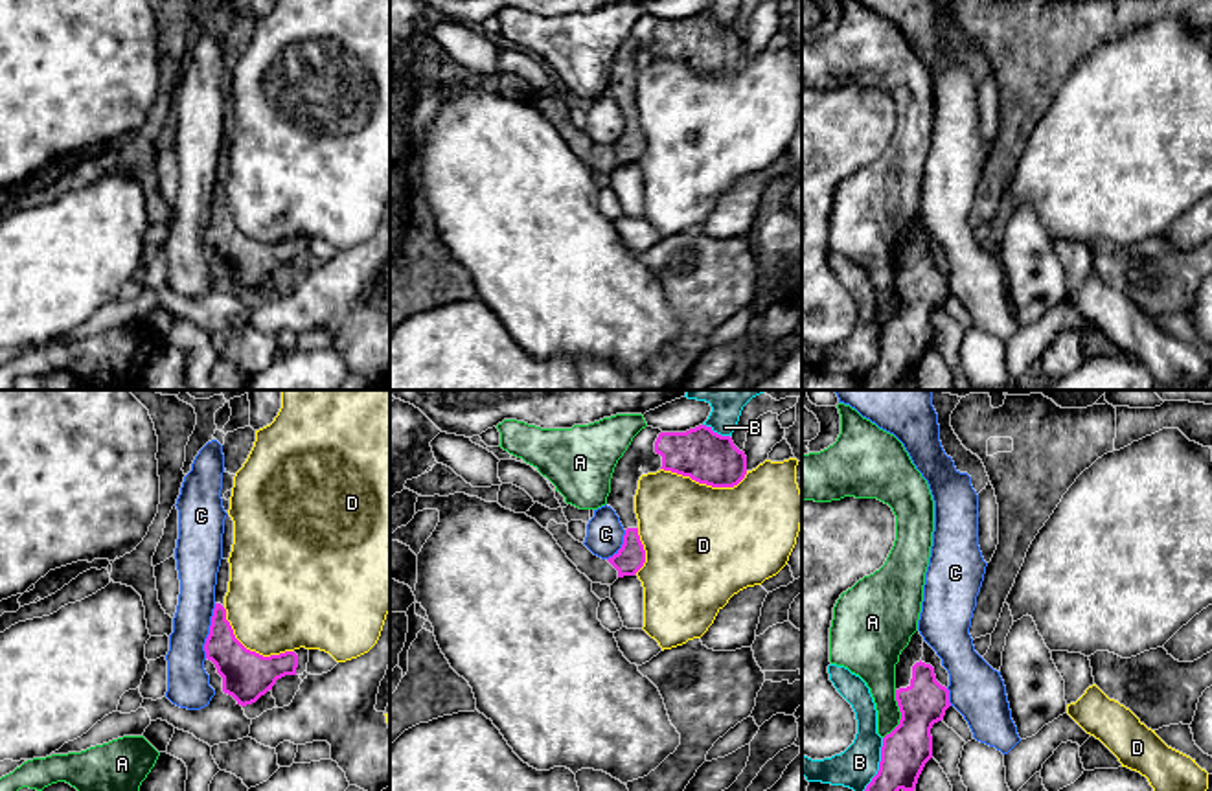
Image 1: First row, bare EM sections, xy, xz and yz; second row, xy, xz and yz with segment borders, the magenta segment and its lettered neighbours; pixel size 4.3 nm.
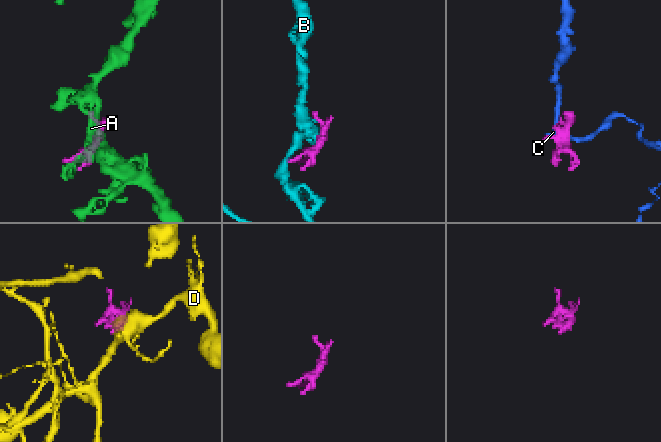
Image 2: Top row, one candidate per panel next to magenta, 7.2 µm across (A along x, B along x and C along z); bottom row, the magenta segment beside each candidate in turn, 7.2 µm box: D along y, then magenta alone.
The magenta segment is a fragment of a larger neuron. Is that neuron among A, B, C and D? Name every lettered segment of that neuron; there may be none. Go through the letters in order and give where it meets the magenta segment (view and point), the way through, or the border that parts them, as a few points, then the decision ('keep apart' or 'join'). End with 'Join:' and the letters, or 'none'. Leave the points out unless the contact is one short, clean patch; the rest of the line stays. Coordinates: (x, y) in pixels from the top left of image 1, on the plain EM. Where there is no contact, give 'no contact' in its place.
A: contact yz (902, 302); keep apart
B: contact yz (880, 354); keep apart
C: contact xy (210, 219); keep apart
D: contact xz (705, 70); keep apart
Join: none

